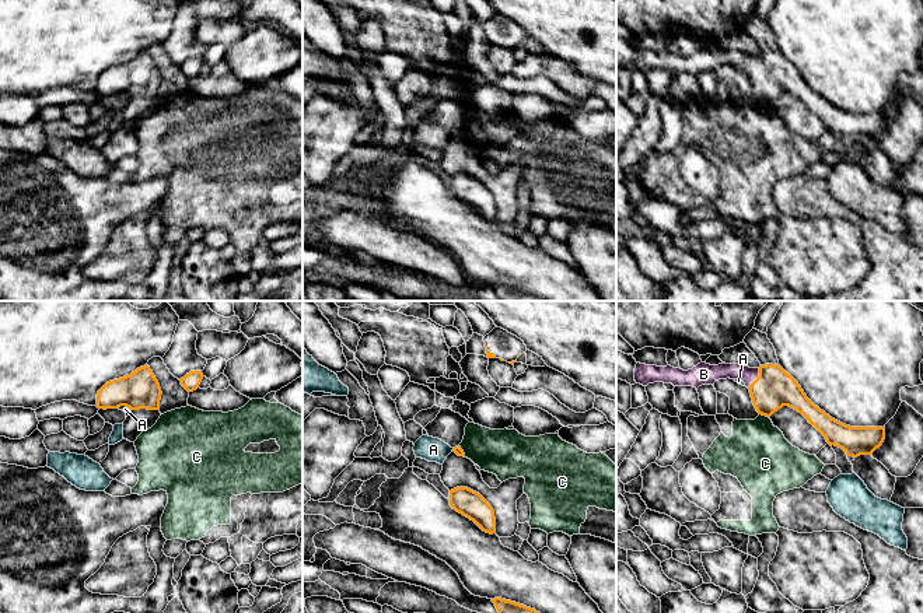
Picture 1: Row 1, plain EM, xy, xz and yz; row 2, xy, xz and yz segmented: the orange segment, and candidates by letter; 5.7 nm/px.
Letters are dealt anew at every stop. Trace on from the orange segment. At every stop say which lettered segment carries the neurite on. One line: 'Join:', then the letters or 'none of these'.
Join: B

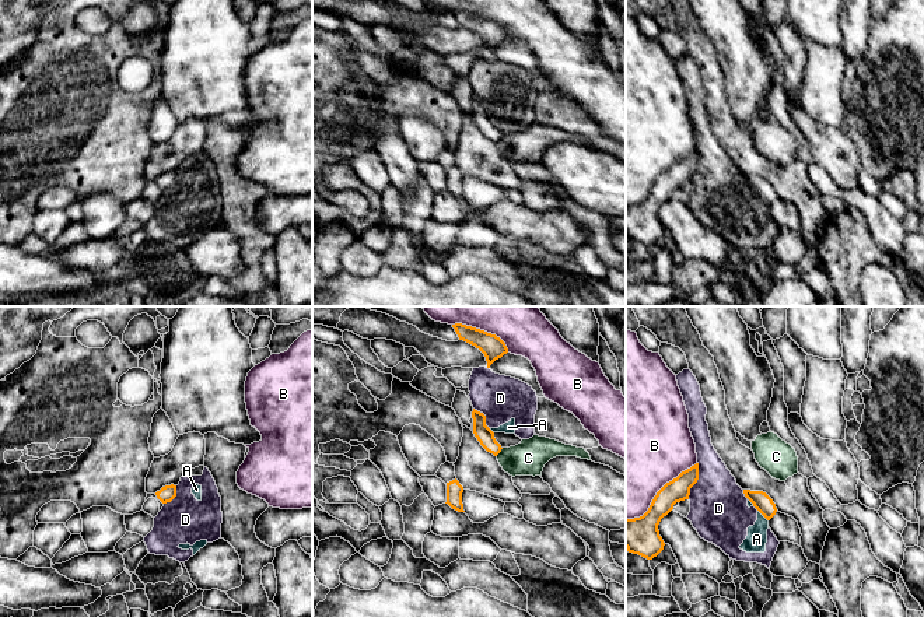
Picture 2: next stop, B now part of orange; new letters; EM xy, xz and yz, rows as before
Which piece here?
Join: none of these

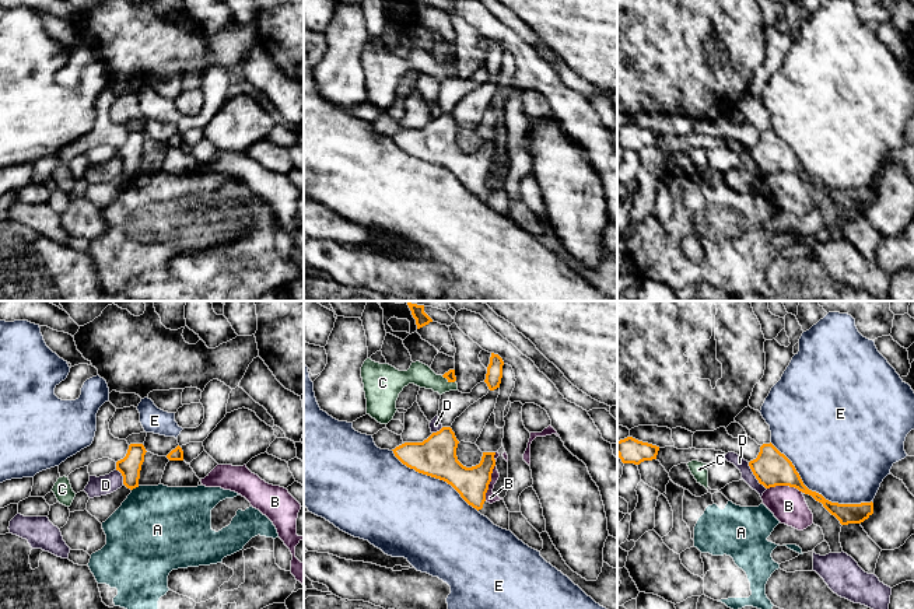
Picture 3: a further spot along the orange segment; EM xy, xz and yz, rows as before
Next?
Join: none of these

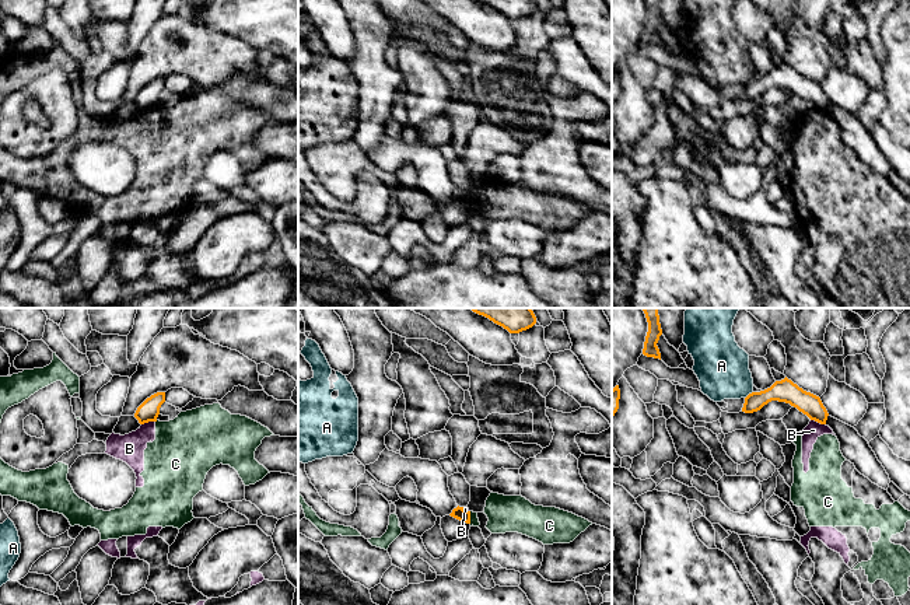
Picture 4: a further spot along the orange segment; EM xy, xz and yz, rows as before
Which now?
Join: none of these

